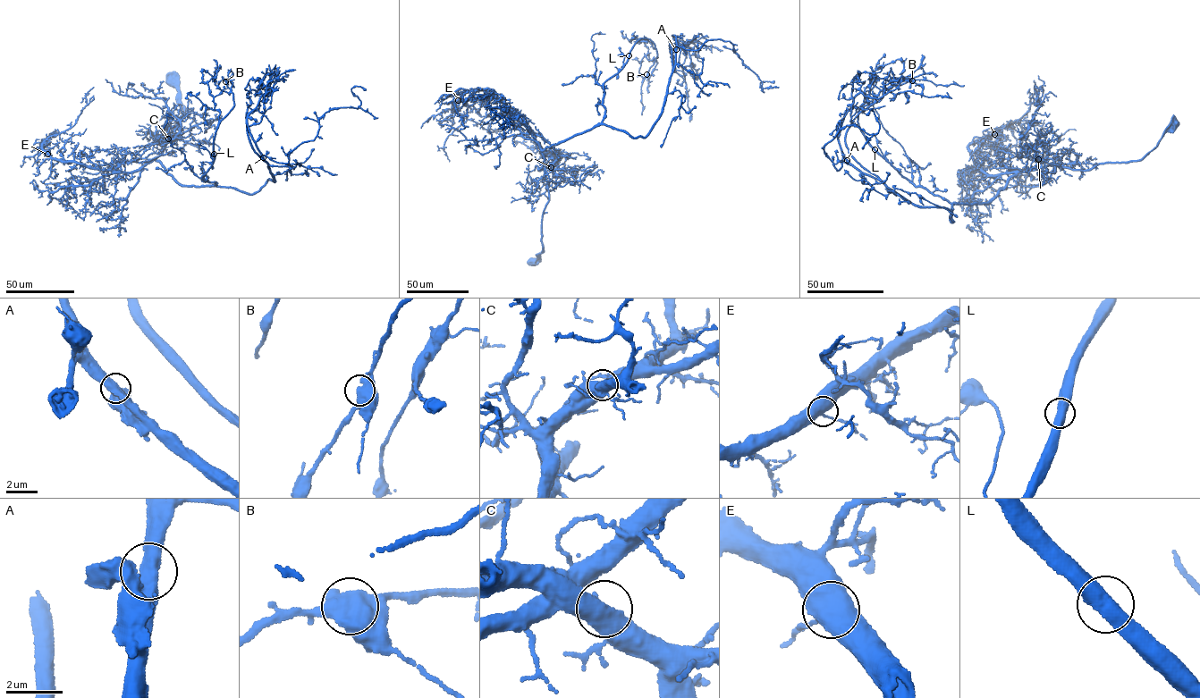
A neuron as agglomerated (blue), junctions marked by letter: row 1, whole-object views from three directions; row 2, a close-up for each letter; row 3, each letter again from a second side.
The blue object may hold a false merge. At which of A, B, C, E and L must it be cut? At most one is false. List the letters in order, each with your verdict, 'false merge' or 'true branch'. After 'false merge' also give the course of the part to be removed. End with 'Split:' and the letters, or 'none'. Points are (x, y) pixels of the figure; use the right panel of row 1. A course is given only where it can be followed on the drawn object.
A: true branch
B: true branch
C: true branch
E: true branch
L: true branch
Split: none

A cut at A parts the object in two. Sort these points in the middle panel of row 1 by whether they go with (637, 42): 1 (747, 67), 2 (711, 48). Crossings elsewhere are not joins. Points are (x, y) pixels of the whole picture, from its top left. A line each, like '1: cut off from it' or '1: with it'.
1: cut off from it
2: with it

